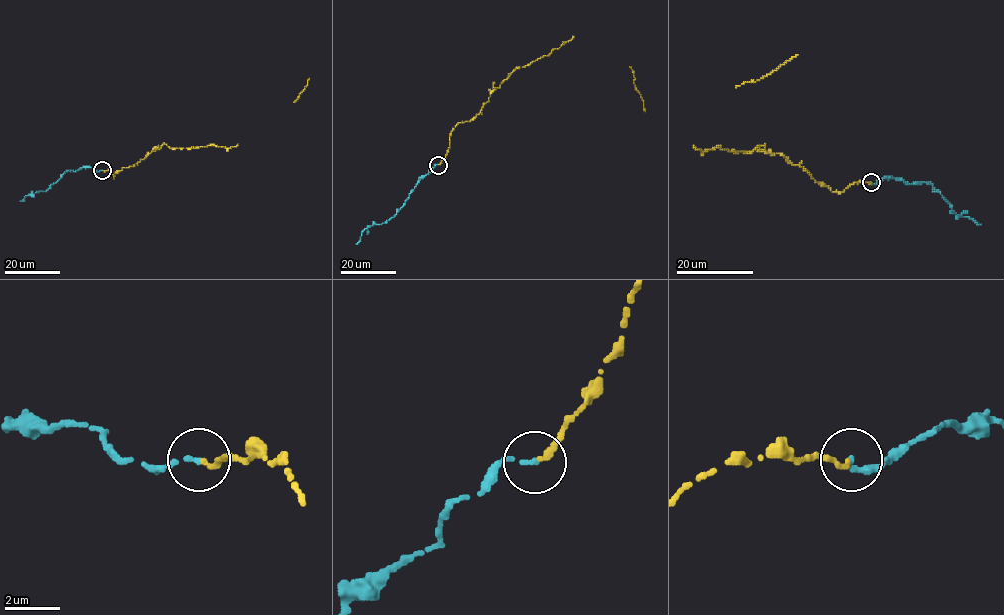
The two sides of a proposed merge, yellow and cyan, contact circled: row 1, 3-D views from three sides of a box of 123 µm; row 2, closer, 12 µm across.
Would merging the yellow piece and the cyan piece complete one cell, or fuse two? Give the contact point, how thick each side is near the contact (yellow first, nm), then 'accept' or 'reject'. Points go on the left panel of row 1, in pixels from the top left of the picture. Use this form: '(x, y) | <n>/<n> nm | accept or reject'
(102, 170) | 220/180 nm | accept

